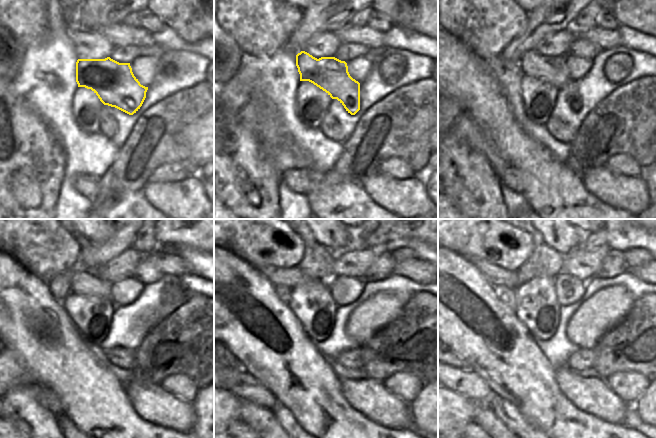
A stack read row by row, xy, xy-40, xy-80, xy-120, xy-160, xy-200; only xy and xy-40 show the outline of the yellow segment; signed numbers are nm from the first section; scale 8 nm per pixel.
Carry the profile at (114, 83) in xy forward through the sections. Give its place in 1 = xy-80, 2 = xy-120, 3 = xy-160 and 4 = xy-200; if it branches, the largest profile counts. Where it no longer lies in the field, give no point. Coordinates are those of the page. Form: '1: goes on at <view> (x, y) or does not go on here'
1: goes on at xy-80 (553, 70)
2: goes on at xy-120 (85, 284)
3: goes on at xy-160 (290, 278)
4: goes on at xy-200 (497, 277)

